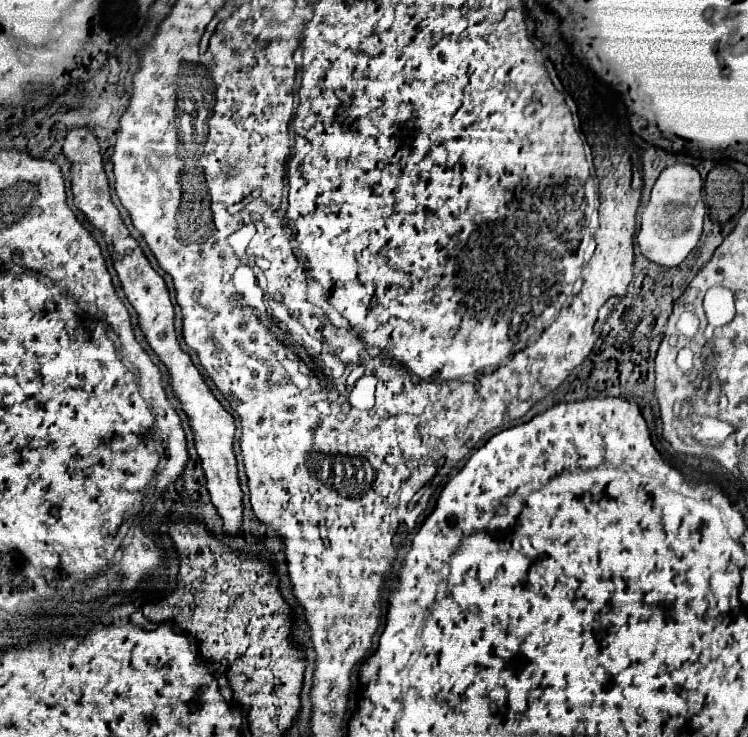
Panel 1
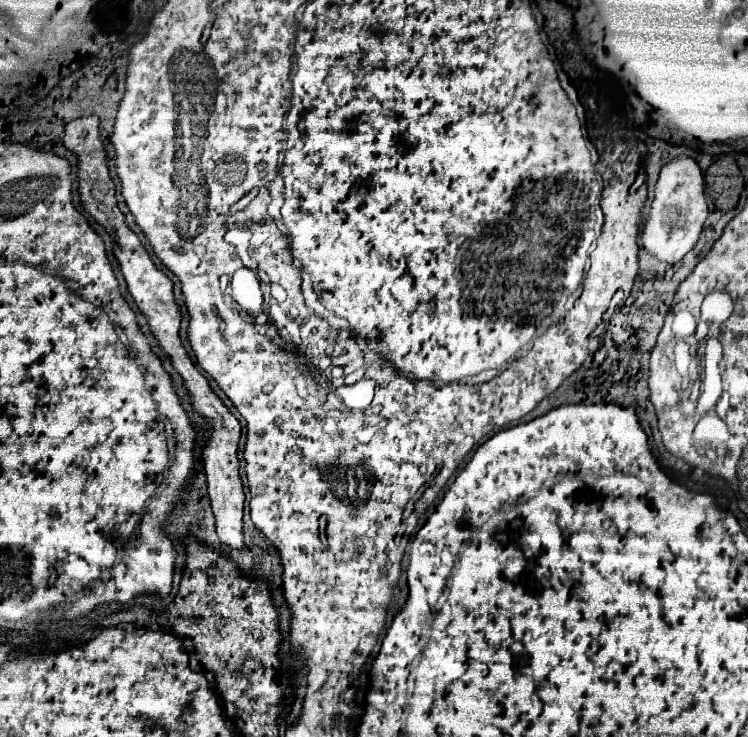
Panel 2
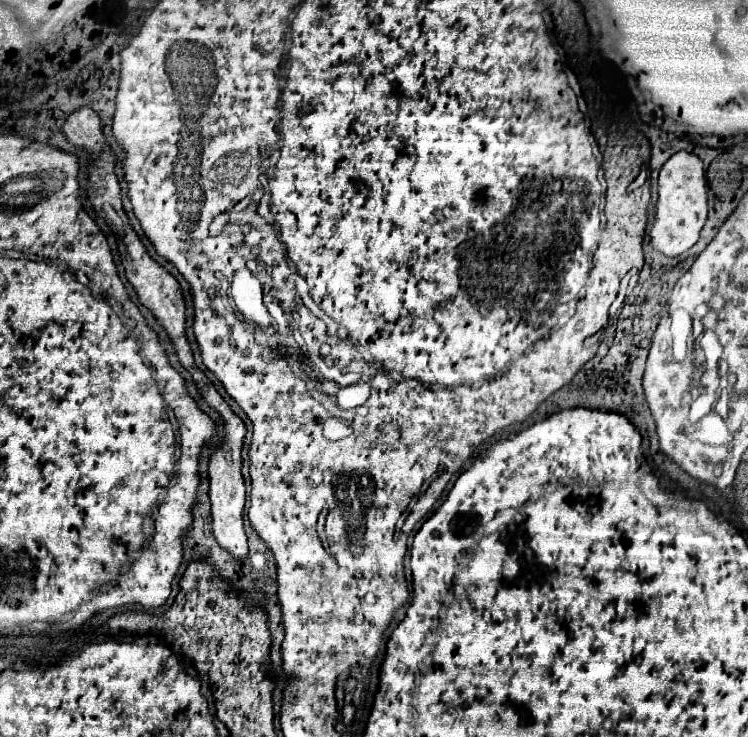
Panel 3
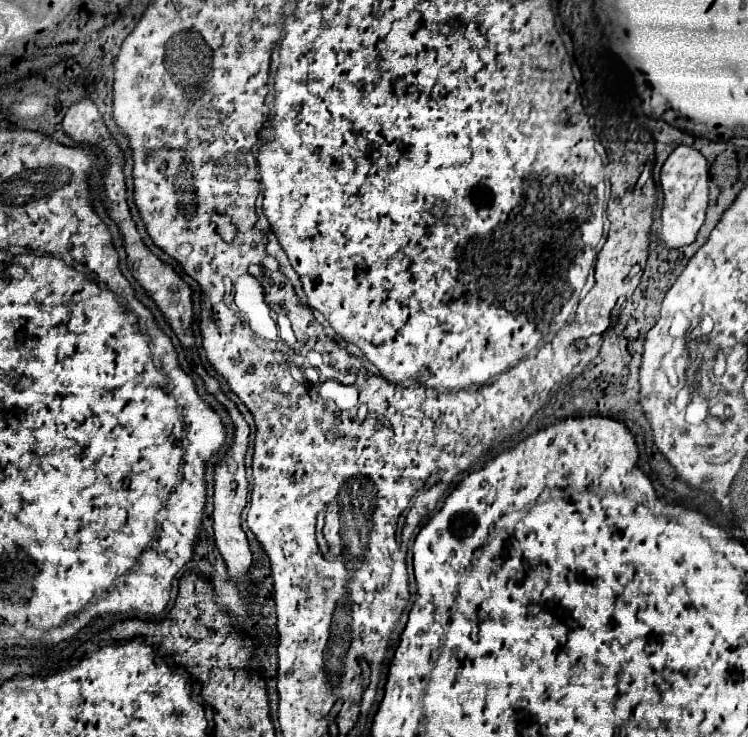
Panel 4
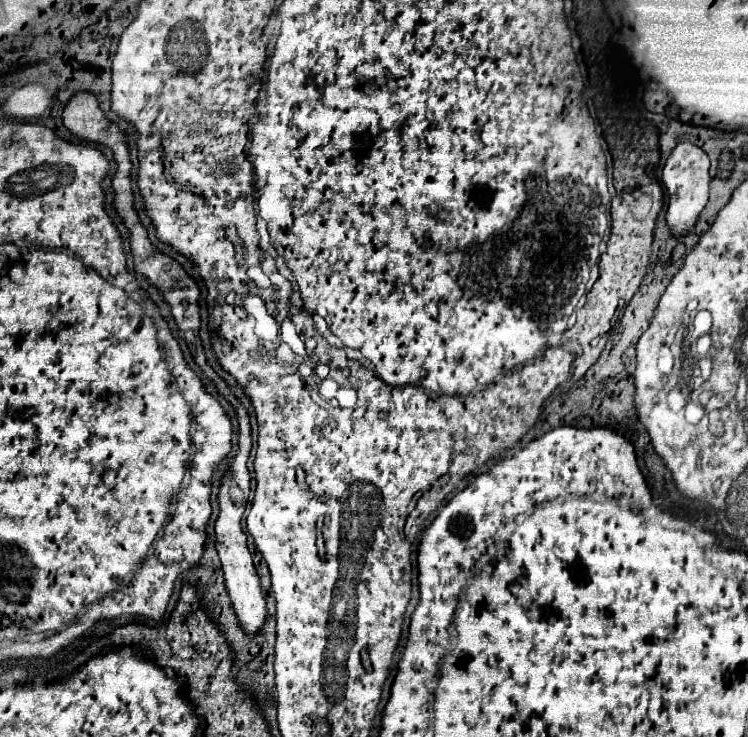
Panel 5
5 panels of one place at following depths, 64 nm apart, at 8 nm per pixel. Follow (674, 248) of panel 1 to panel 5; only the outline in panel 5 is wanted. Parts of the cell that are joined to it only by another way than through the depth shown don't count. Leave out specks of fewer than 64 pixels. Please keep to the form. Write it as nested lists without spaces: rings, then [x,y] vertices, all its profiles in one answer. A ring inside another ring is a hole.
[[[680,142],[672,150],[672,154],[670,154],[670,158],[662,170],[662,182],[664,182],[666,192],[668,192],[666,220],[668,220],[668,226],[670,226],[674,236],[686,234],[696,224],[700,210],[706,206],[708,184],[710,184],[708,170],[710,170],[710,158],[700,146],[696,146],[692,142]]]

